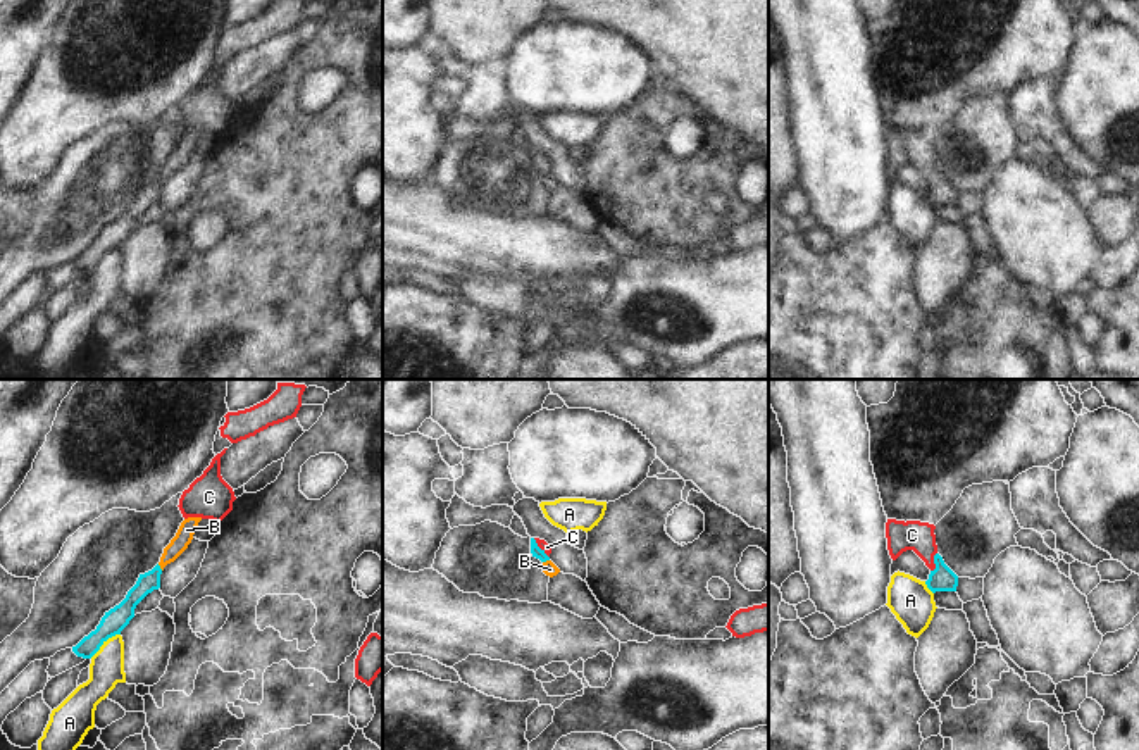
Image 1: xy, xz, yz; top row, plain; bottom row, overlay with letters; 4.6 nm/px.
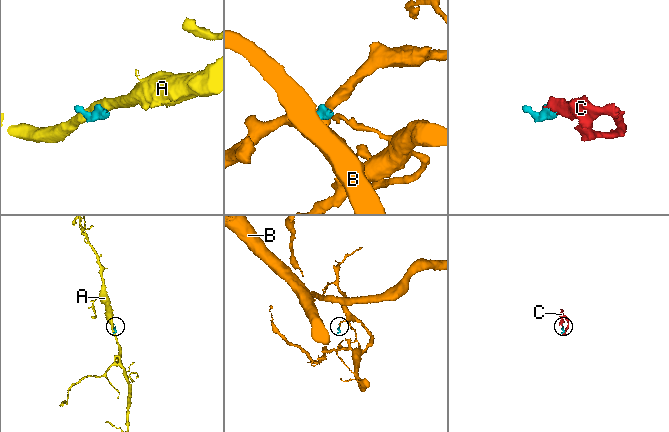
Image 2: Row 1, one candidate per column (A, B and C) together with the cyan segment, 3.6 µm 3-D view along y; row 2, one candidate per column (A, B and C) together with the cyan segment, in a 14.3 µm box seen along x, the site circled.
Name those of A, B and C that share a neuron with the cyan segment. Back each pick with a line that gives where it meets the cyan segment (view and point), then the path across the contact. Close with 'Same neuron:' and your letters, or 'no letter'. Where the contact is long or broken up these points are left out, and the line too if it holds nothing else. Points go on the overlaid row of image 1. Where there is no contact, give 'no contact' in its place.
C: contact yz (934, 562); way yz (941, 578), (934, 562), (912, 535)
Same neuron: C

